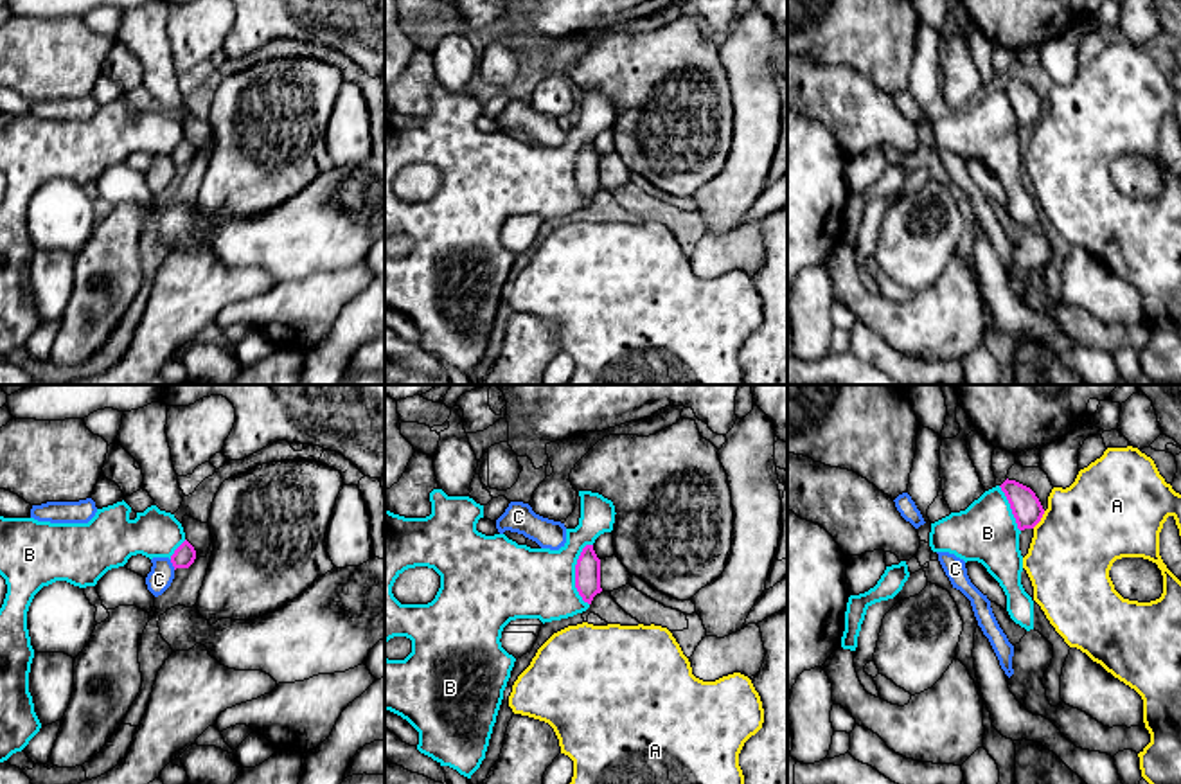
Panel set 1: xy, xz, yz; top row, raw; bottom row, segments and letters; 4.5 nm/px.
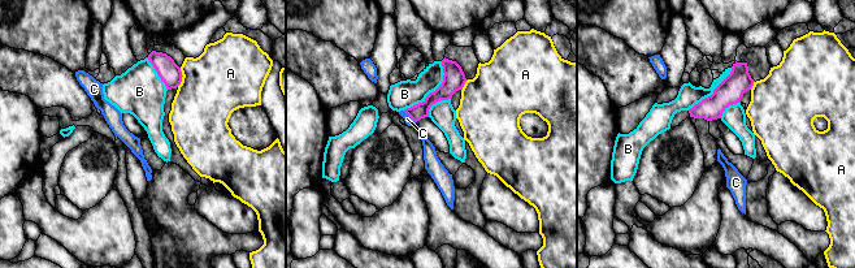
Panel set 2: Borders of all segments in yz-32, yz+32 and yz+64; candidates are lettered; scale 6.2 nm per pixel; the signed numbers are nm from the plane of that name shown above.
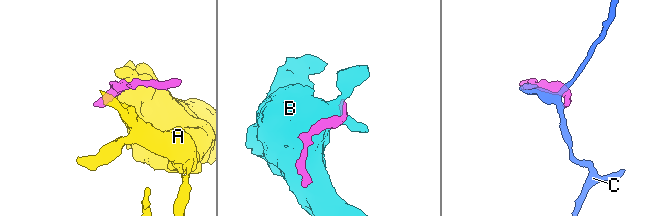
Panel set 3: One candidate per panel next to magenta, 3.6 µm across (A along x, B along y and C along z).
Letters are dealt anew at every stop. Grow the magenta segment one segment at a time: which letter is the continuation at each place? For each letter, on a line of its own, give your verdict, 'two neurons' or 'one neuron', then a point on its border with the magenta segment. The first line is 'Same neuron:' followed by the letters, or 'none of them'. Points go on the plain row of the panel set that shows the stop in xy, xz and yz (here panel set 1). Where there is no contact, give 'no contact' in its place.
Same neuron: none of them
A: two neurons; meets magenta in yz at (1039, 117)
B: two neurons; meets magenta in xz at (576, 169)
C: two neurons; meets magenta in xy at (173, 162)

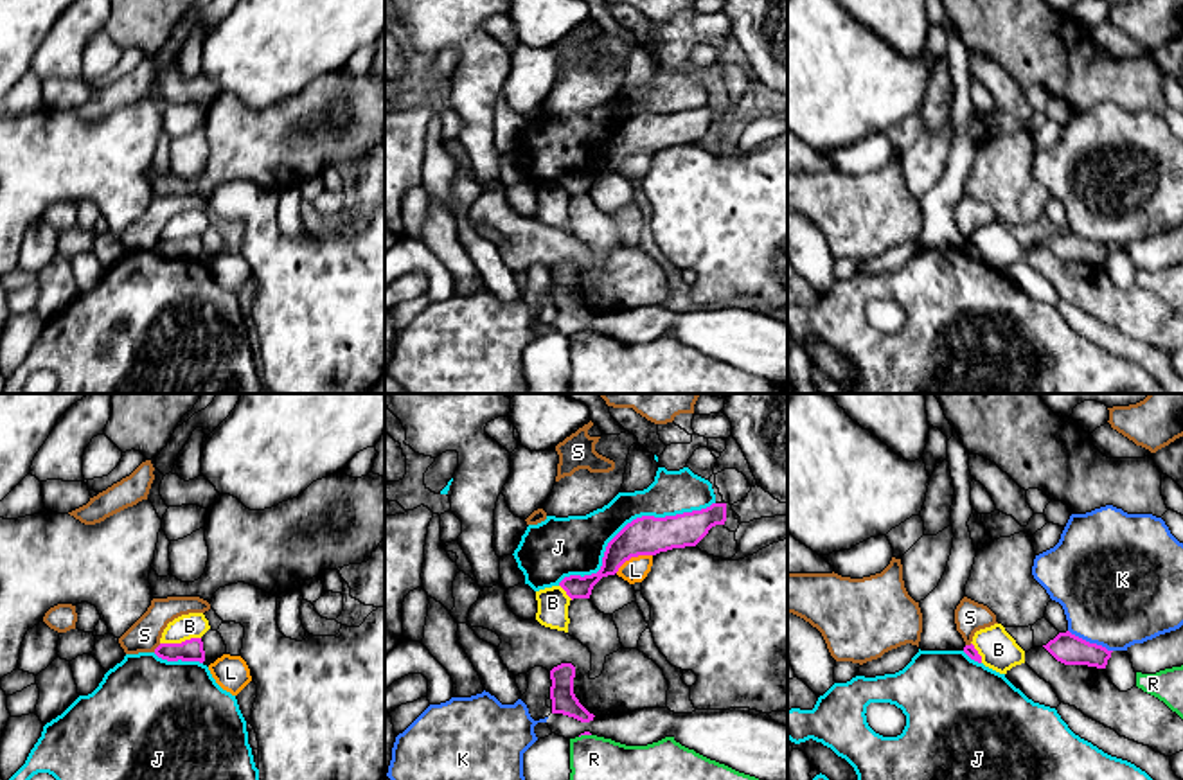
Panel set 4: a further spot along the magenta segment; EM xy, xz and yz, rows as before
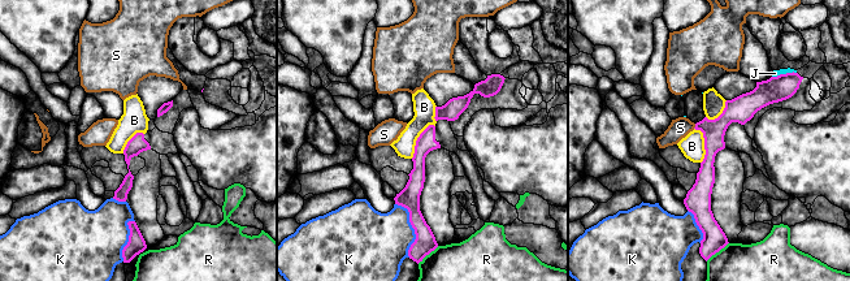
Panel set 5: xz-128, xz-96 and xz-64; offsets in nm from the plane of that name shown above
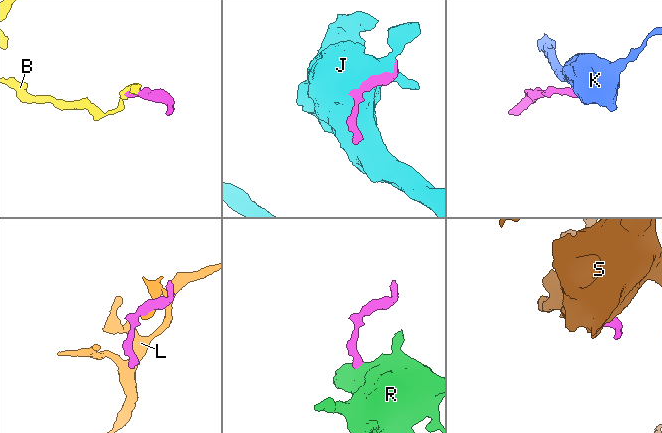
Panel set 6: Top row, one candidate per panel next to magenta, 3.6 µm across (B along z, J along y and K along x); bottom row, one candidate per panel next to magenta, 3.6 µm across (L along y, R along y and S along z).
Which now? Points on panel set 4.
Same neuron: none of them
B: two neurons; meets magenta in xy at (182, 239)
J: two neurons; meets magenta in xz at (628, 121)
K: two neurons; meets magenta in yz at (1088, 239)
L: two neurons; meets magenta in xz at (633, 153)
R: two neurons; meets magenta in xz at (585, 331)
S: two neurons; meets magenta in xy at (157, 245)

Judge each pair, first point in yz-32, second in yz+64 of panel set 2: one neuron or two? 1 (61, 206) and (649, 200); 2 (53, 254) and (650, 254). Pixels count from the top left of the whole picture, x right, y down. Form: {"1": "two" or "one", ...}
{"1": "one", "2": "one"}

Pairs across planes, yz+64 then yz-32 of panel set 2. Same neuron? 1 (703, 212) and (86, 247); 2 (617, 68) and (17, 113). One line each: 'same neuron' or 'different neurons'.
1: same neuron
2: different neurons

